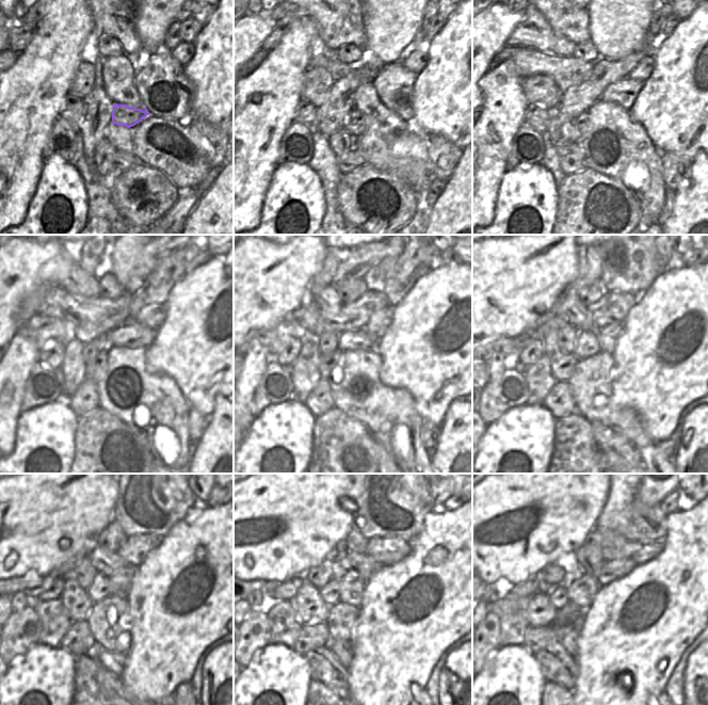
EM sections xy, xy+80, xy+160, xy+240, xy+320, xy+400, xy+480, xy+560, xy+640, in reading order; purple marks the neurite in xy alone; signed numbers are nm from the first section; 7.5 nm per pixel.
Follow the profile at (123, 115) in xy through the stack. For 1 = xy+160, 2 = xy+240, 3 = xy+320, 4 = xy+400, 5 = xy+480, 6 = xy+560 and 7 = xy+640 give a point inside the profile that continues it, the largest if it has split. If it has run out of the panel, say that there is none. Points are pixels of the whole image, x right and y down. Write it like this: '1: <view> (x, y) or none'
1: xy+160 (582, 121)
2: xy+240 (94, 371)
3: xy+320 (326, 364)
4: xy+400 (562, 364)
5: xy+480 (76, 599)
6: xy+560 (309, 607)
7: xy+640 (540, 612)

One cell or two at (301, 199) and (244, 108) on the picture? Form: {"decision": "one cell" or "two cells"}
{"decision": "two cells"}

